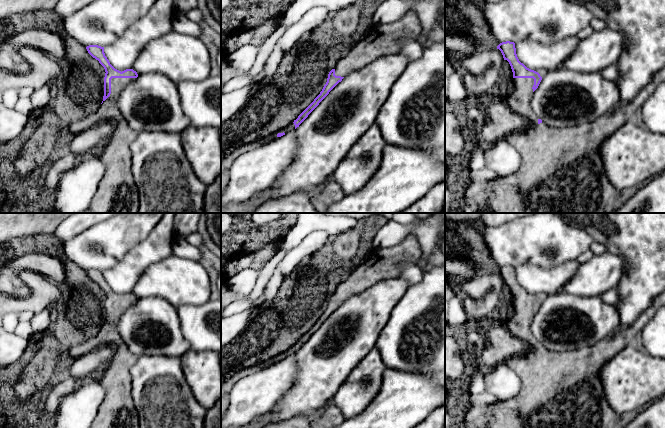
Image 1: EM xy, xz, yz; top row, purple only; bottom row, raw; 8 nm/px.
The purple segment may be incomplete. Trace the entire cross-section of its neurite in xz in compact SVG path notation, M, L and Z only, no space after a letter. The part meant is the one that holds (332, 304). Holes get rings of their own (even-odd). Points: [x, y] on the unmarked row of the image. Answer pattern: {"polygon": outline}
{"polygon": "M412 234L408 235L396 245L369 249L364 258L357 262L356 268L351 275L341 282L335 292L329 296L327 306L320 318L293 347L258 366L239 370L221 384L221 418L225 415L229 407L230 392L240 379L299 351L344 301L383 280L397 278L401 272L401 263L418 263L421 258L421 253L420 243L415 235Z"}

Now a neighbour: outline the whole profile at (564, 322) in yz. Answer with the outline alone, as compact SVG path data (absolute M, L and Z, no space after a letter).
M567 293L548 295L533 316L531 332L542 346L552 352L565 352L592 347L620 326L615 305L606 304L599 296L575 296Z

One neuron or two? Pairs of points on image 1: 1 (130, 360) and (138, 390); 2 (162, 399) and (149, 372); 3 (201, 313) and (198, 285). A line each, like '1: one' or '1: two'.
1: two
2: one
3: two

